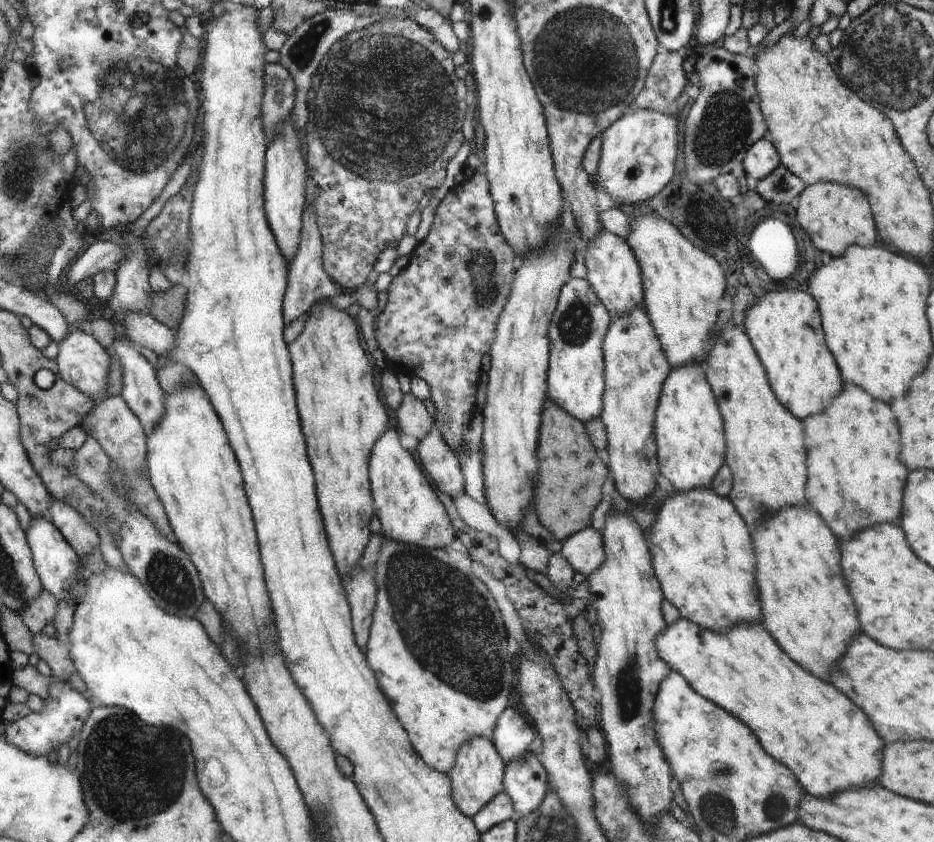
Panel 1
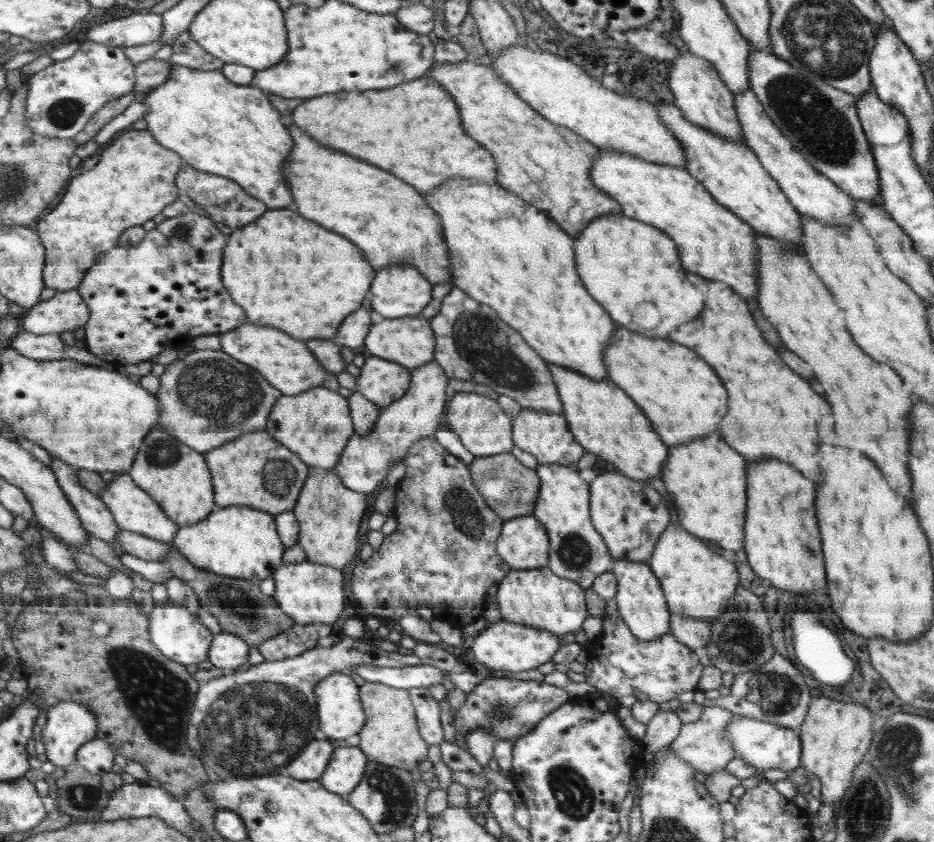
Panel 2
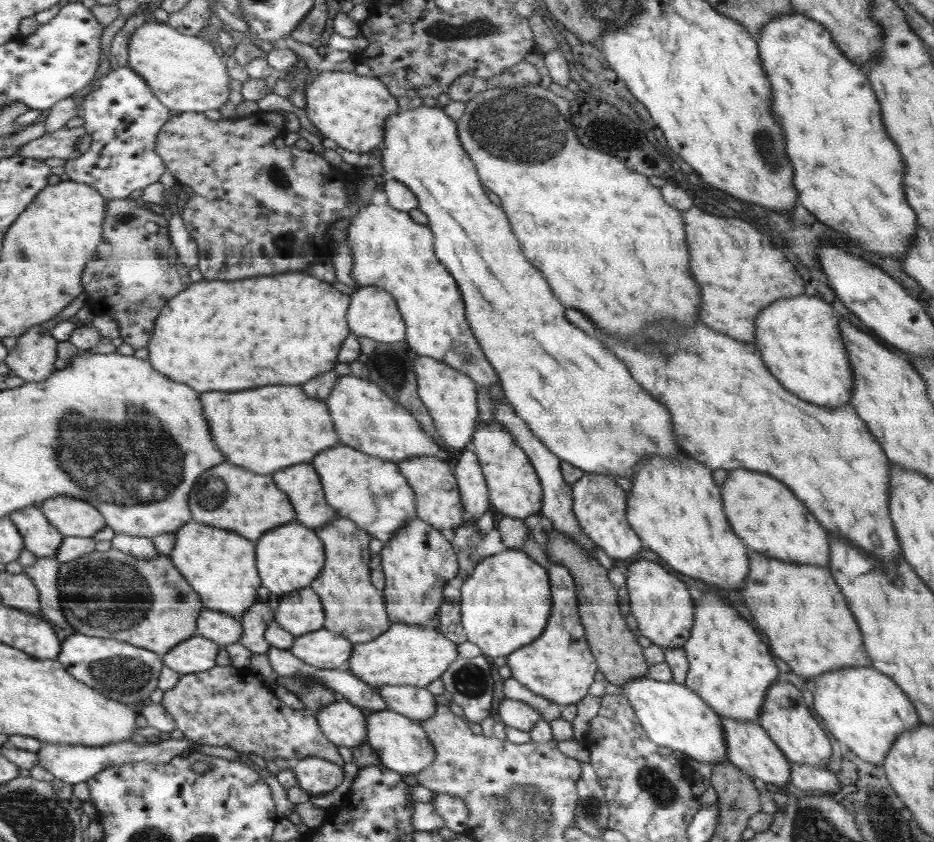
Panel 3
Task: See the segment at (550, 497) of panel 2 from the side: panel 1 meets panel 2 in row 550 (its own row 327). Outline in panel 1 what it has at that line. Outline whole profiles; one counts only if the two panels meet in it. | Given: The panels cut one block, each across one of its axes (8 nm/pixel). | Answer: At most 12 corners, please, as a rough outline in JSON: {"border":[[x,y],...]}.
{"border":[[572,278],[552,322],[551,400],[601,417],[610,312]]}

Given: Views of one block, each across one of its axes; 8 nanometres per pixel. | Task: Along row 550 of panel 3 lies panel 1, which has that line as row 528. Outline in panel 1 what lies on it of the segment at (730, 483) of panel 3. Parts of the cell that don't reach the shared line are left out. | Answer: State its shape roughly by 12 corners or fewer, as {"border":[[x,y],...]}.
{"border":[[784,508],[754,532],[768,632],[828,682],[860,628],[838,540]]}

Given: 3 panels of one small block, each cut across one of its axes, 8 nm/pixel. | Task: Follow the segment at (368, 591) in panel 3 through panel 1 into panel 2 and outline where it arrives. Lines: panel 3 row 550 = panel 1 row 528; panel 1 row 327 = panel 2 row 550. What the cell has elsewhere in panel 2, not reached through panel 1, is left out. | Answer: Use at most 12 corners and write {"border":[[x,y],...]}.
{"border":[[312,467],[294,508],[309,561],[344,568],[366,493]]}

